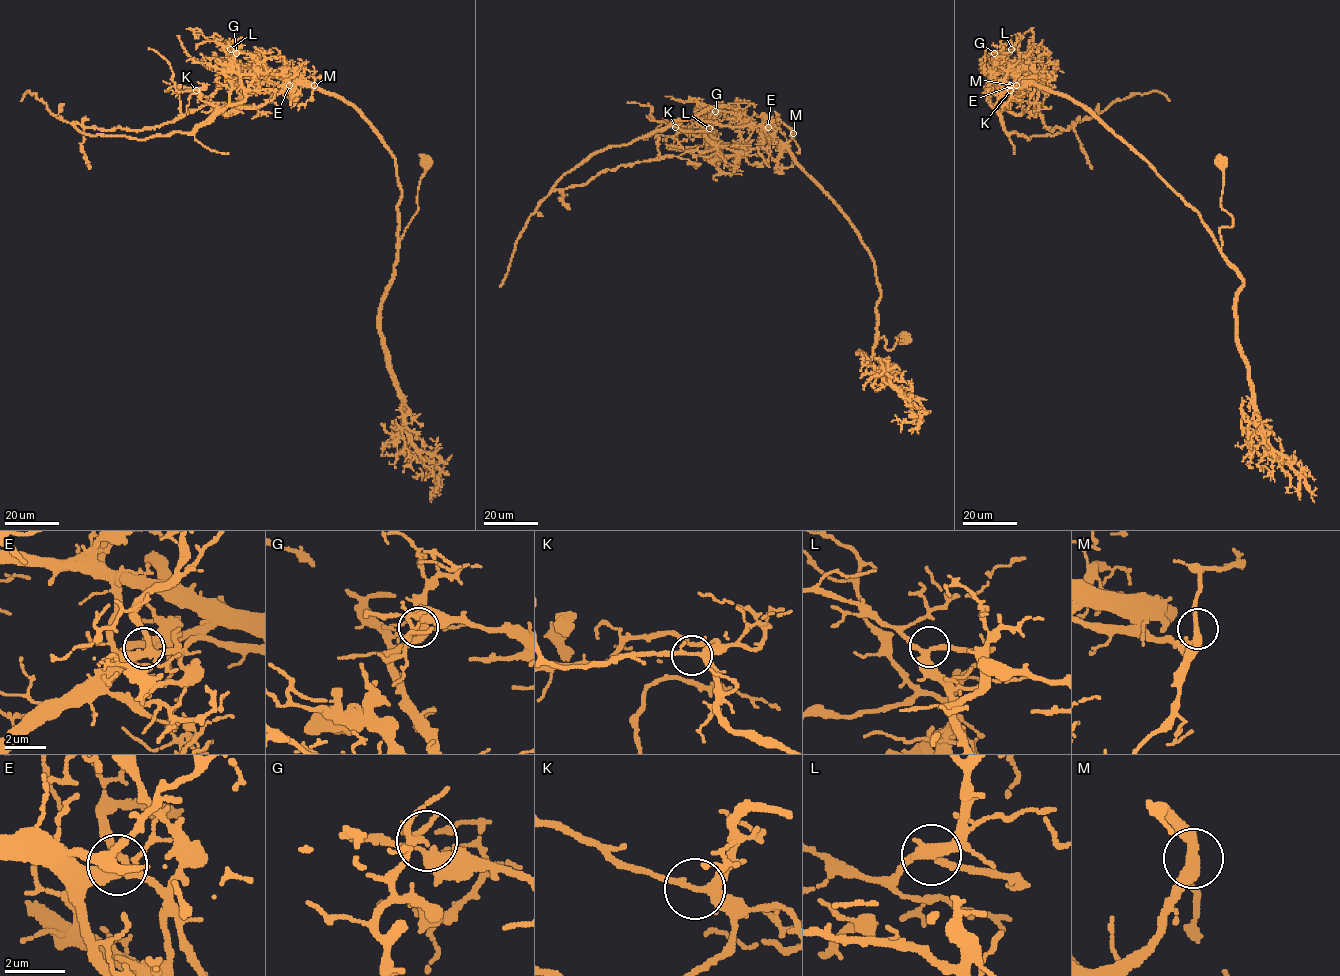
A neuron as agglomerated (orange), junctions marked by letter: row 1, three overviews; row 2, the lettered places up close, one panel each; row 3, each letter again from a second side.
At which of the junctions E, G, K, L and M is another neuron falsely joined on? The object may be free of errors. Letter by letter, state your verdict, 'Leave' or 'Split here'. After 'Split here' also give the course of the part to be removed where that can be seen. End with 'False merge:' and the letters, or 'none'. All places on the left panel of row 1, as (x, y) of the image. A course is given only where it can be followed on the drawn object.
E: Leave
G: Split here. Course of the part to remove: (236, 54), (245, 98), (191, 132), (87, 135), (72, 124), (144, 130), (180, 119), (217, 87), (212, 51)
K: Leave
L: Leave
M: Leave
False merge: G

